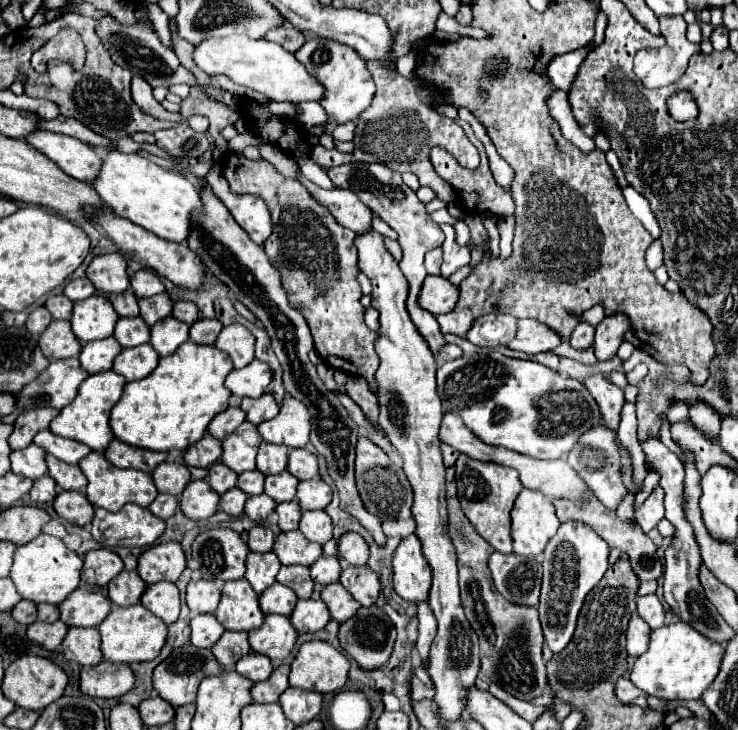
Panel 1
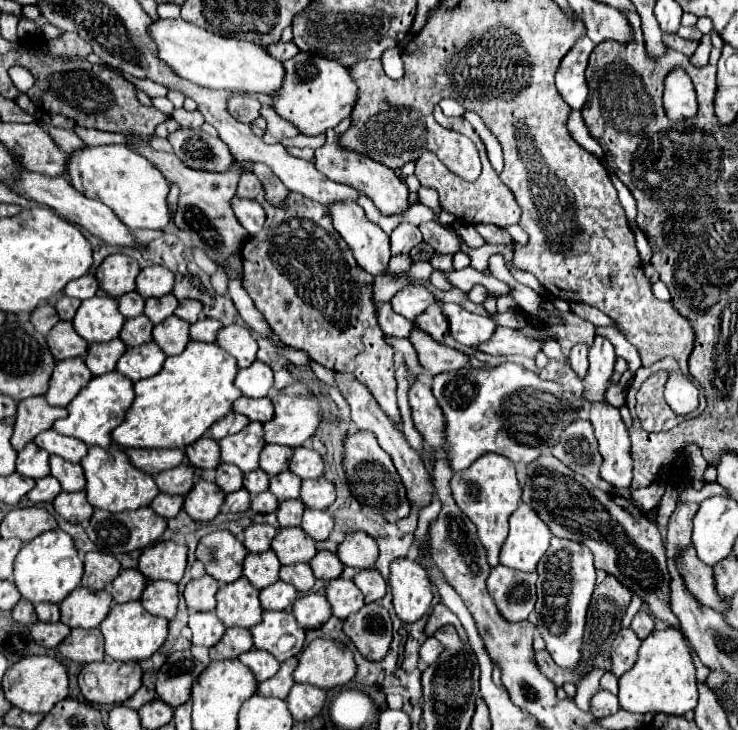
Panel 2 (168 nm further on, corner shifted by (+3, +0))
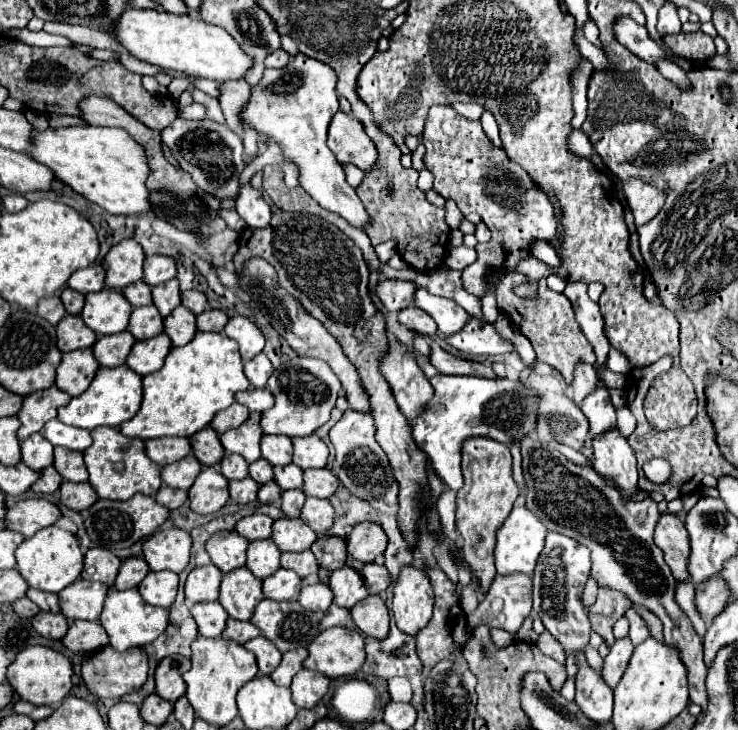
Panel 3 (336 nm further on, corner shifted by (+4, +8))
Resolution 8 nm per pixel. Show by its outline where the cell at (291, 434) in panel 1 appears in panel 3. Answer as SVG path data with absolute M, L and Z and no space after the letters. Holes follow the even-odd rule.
M295 357L273 371L267 389L273 393L275 405L261 413L263 433L305 437L329 421L335 399L339 397L341 383L331 371L331 367L327 367L327 363L311 357Z

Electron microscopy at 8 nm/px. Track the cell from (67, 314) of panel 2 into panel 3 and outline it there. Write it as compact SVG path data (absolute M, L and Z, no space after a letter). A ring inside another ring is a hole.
M65 287L63 293L61 293L61 299L63 299L63 305L65 305L67 313L71 313L71 315L79 315L81 313L83 303L85 303L85 295L83 293Z

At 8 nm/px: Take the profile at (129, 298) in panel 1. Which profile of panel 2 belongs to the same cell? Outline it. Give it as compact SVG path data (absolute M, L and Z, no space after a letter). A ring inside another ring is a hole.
M130 291L130 293L126 293L126 295L122 295L120 299L118 299L118 307L120 307L120 313L124 315L124 317L138 317L142 311L144 311L144 297L140 295L140 293L136 293L136 291Z

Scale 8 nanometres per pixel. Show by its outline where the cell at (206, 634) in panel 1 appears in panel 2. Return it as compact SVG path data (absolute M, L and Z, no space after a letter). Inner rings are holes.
M192 613L190 621L188 621L188 627L194 633L192 643L194 645L204 645L204 647L216 645L226 631L224 623L214 613Z

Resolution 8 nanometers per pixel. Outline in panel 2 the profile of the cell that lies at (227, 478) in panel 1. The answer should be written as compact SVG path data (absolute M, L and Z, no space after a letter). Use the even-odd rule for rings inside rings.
M220 463L220 467L216 469L216 483L218 483L218 487L222 487L224 493L232 493L232 491L240 489L242 479L244 479L244 473L236 465Z

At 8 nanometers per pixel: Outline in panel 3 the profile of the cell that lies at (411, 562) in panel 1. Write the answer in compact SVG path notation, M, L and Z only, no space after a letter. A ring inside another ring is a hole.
M411 565L403 567L393 589L393 615L397 627L409 635L417 635L427 625L433 611L433 589L427 573Z

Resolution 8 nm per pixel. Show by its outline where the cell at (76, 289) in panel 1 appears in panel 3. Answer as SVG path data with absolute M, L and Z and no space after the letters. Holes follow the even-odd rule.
M91 265L85 269L79 269L71 275L67 285L75 291L91 293L91 291L101 291L105 287L105 269L101 265Z

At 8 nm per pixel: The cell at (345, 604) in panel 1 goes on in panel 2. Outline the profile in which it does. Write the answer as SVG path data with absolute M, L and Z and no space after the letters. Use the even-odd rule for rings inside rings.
M332 579L326 587L326 599L332 605L332 613L340 619L346 619L348 615L360 611L364 607L364 597L360 595L360 589L348 581L348 579Z

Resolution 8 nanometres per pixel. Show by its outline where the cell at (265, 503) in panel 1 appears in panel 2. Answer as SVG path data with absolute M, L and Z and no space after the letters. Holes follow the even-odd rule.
M270 491L260 493L260 495L252 497L252 507L250 507L250 509L252 509L254 513L262 513L262 515L274 513L274 511L278 509L278 499L276 499Z

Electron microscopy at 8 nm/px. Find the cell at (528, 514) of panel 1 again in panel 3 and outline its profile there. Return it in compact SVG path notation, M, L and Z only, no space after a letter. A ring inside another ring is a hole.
M515 507L497 531L495 567L497 573L515 571L531 575L535 561L543 549L547 529L527 507Z

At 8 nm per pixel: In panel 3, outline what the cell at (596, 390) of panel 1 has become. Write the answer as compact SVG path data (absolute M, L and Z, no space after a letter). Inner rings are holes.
M611 427L611 431L605 431L591 443L597 473L611 477L621 489L623 499L629 499L629 495L637 491L637 461L635 451L627 443L627 437L619 435L617 427Z

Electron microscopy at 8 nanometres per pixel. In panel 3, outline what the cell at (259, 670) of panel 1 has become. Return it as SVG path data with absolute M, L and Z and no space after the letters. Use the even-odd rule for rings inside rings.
M263 635L247 641L243 647L257 657L259 675L271 675L279 667L279 663L281 663L279 649L269 639L265 639Z

